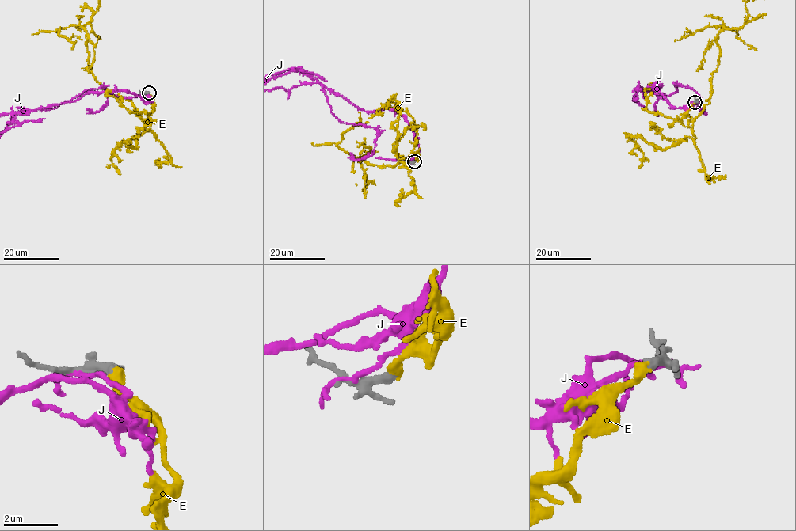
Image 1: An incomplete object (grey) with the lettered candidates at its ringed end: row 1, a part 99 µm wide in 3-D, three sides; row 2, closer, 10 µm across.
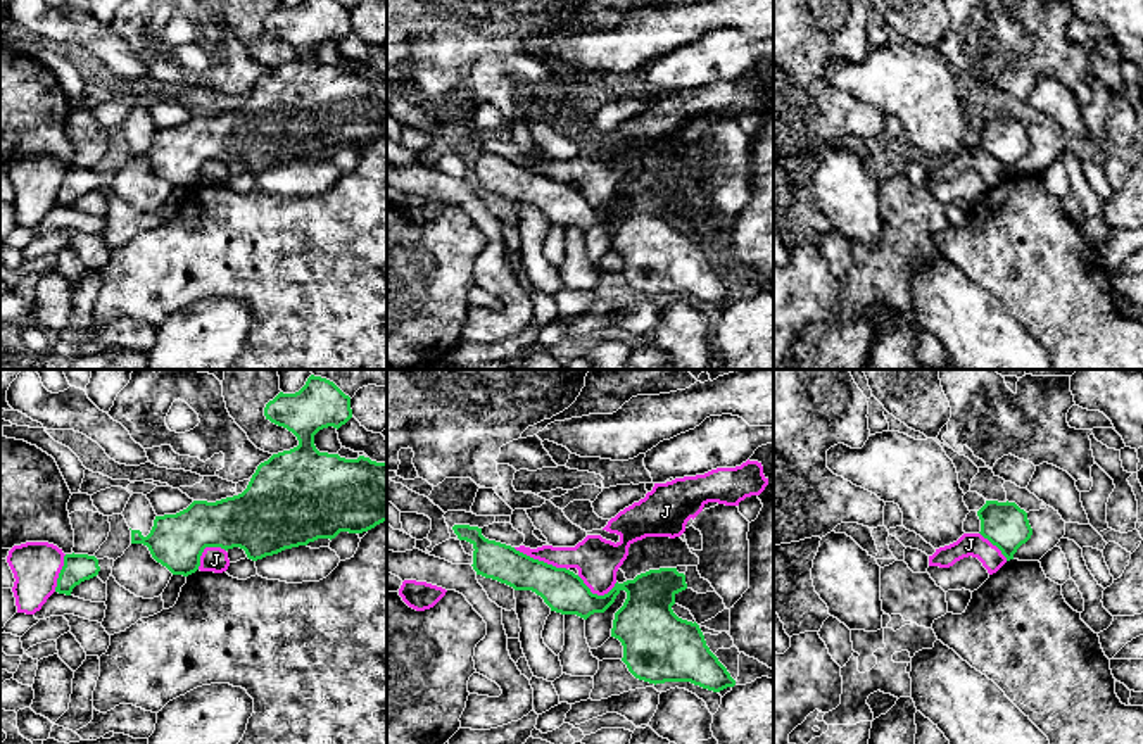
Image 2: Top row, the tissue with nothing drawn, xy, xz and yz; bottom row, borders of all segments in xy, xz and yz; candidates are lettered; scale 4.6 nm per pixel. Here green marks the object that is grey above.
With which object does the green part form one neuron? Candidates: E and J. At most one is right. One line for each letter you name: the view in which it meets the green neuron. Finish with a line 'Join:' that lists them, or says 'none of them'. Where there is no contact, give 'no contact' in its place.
E: no contact
Join: E

